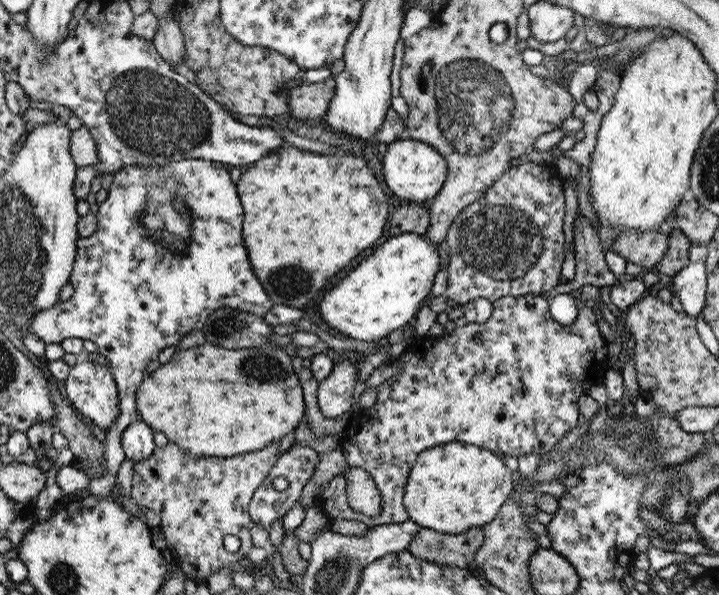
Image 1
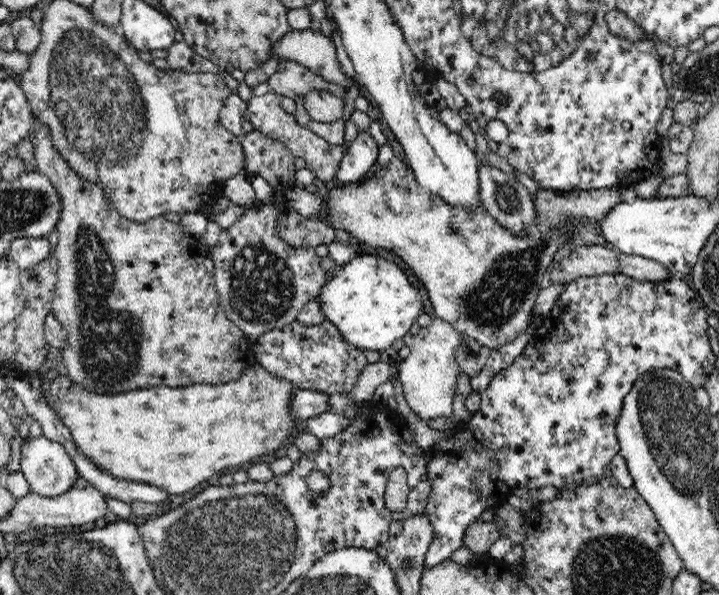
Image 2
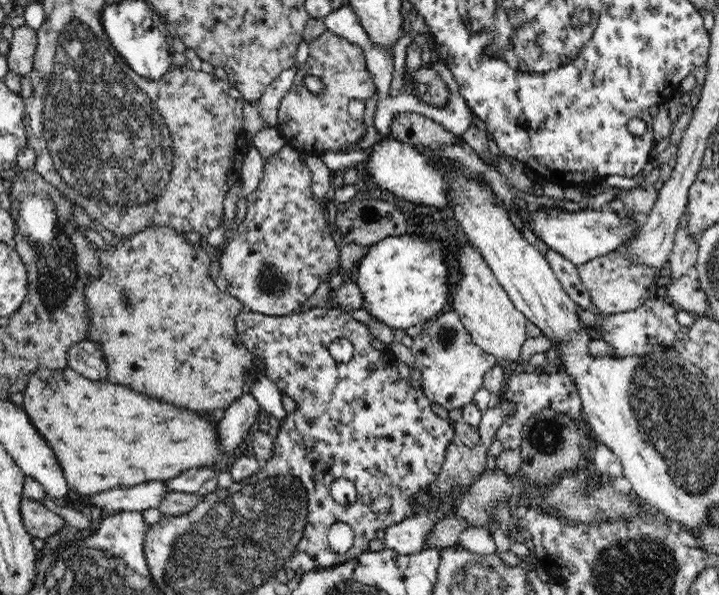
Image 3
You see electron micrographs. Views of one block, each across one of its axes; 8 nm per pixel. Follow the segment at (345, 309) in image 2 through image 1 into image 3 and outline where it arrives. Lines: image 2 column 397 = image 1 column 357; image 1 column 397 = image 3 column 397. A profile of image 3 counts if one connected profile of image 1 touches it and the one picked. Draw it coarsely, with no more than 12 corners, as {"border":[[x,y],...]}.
{"border":[[423,235],[367,247],[353,275],[390,329],[451,300],[454,245]]}

